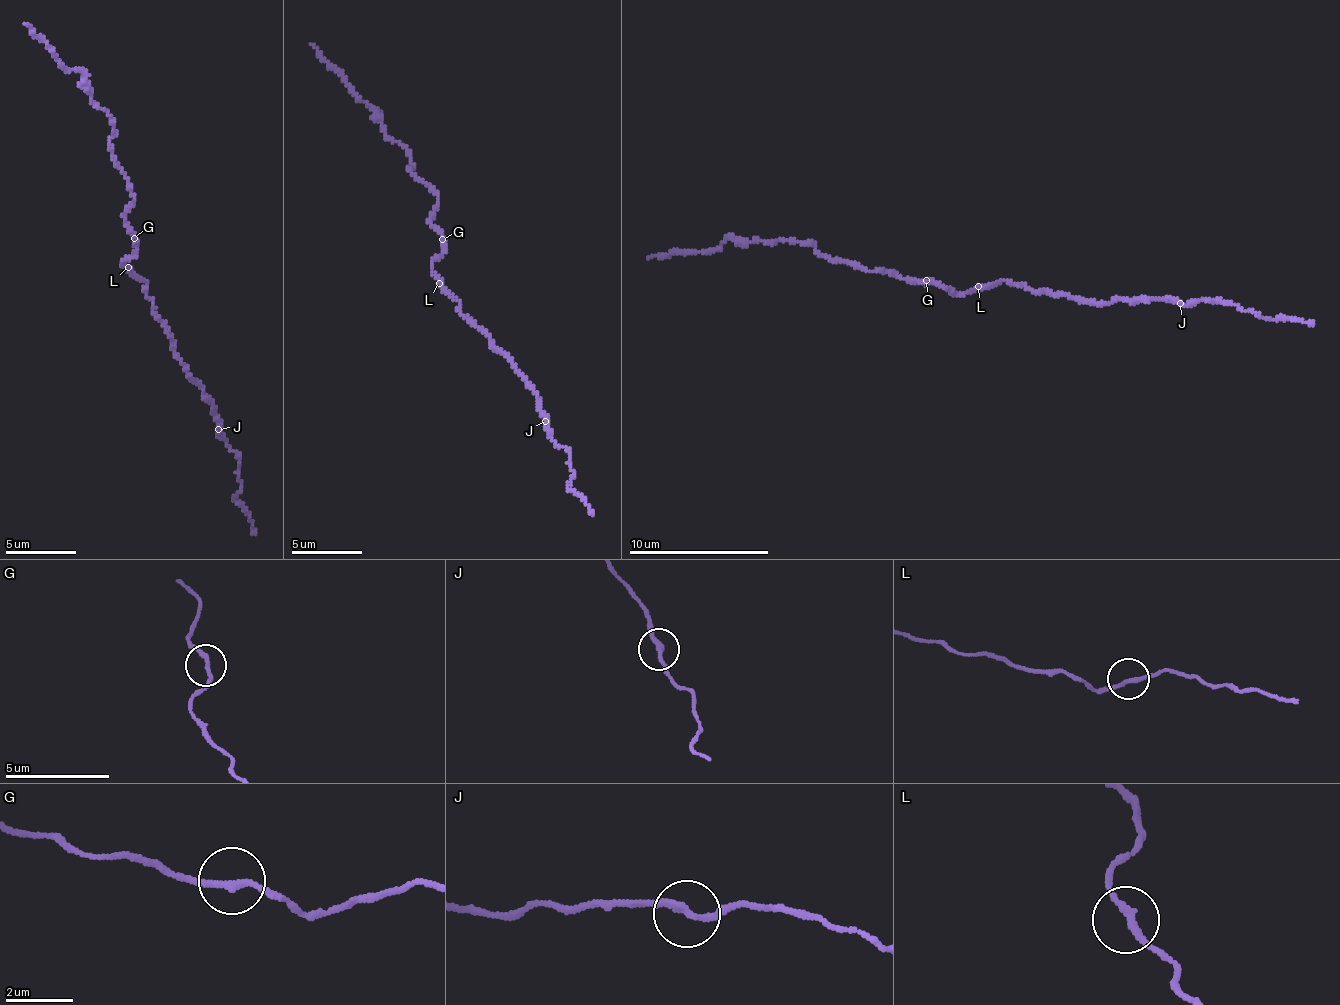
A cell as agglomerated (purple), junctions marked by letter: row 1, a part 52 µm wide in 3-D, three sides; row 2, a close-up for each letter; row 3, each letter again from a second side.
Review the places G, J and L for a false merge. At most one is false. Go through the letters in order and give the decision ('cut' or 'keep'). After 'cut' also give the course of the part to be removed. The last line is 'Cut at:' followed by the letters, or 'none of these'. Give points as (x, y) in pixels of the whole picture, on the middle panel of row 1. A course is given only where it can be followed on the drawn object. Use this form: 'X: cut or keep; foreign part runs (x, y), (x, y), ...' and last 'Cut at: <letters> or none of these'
G: keep
J: keep
L: keep
Cut at: none of these

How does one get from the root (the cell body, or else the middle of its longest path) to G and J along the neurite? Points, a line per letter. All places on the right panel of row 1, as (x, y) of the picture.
G: (978, 288), (957, 292), (926, 280)
J: (978, 288), (1011, 280), (1051, 295), (1079, 297), (1102, 304), (1138, 298), (1181, 303)

